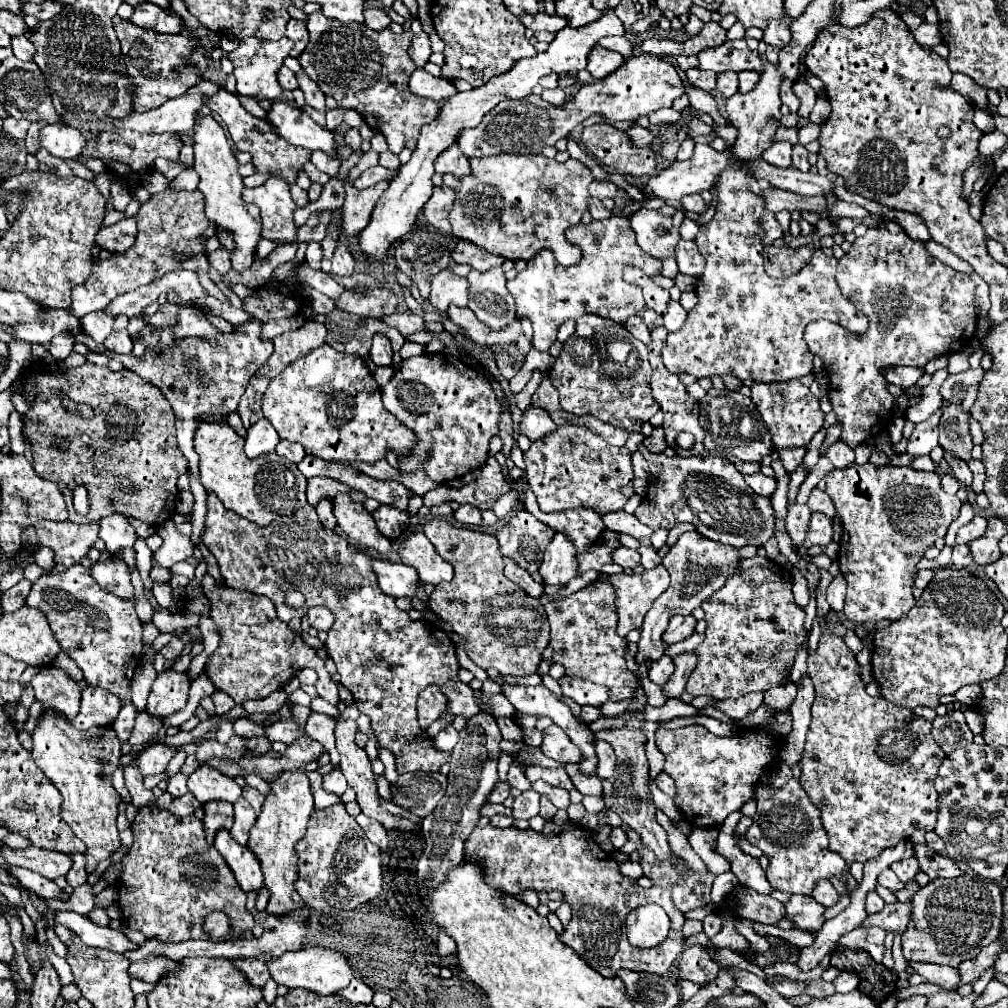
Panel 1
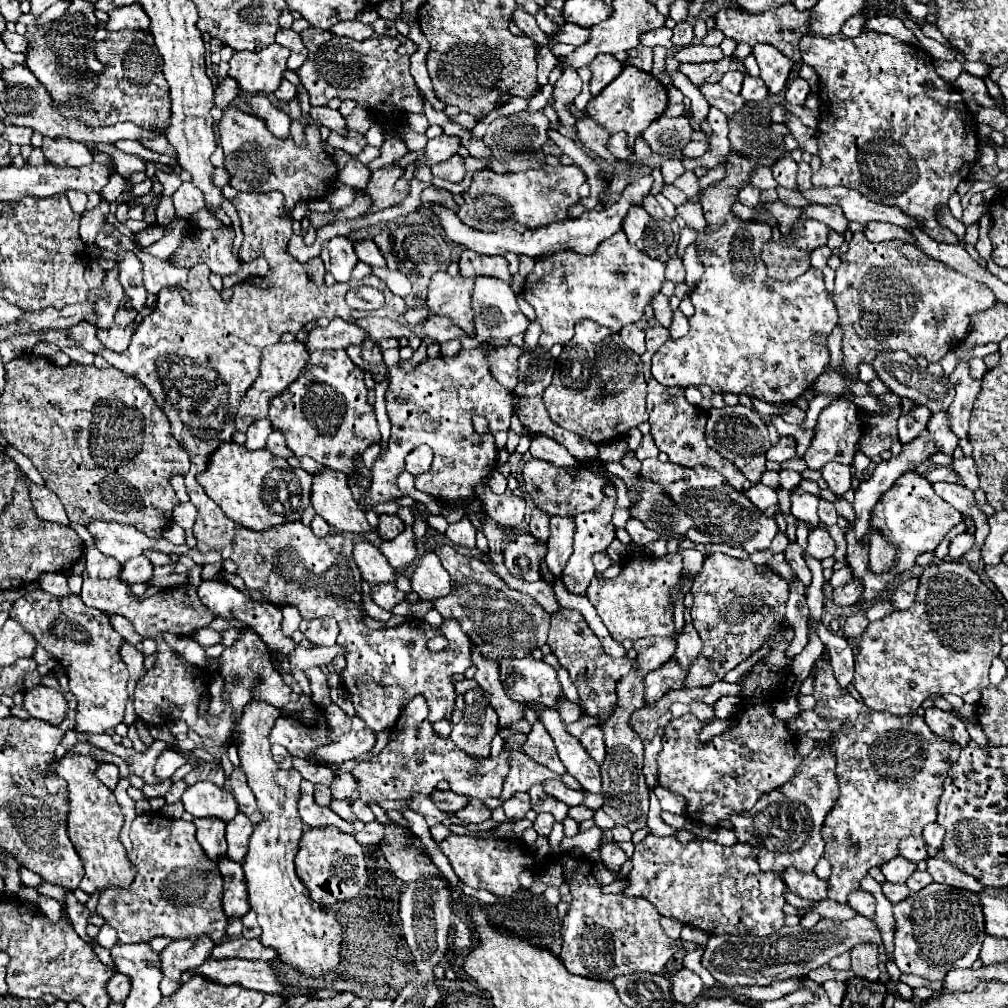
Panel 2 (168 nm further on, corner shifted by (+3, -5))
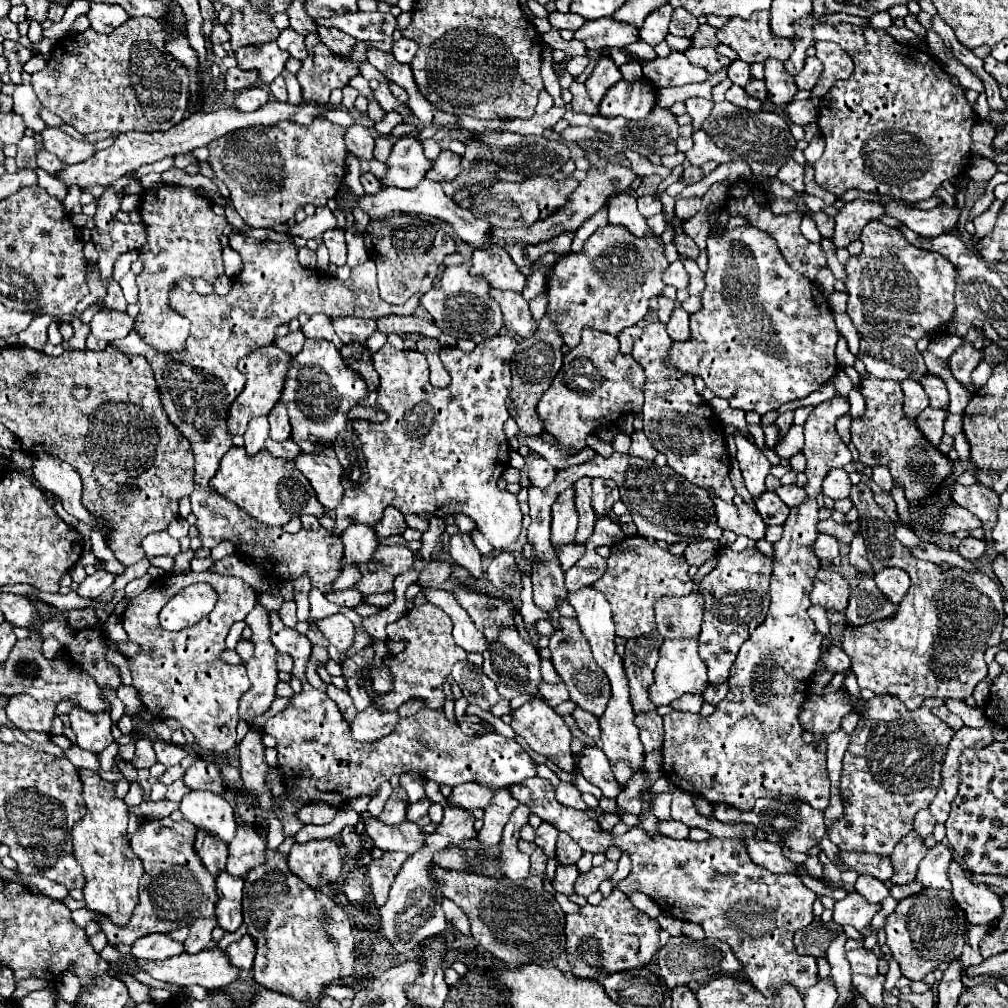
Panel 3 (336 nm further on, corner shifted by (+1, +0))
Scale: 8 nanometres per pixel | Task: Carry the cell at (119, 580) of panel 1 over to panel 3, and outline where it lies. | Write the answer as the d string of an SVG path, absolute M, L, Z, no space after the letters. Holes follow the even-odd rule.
M214 571L202 573L166 573L154 579L138 599L128 603L128 611L122 615L122 625L128 631L128 639L136 641L142 651L132 657L132 679L144 707L158 719L176 719L184 729L190 729L196 743L204 749L222 753L236 745L236 725L238 725L238 699L248 691L250 681L246 667L242 663L228 665L218 659L224 651L224 639L236 621L242 621L256 605L256 591L234 575L220 575ZM194 583L212 585L220 599L210 615L206 615L196 625L182 631L164 631L158 623L158 613L162 607L184 587Z

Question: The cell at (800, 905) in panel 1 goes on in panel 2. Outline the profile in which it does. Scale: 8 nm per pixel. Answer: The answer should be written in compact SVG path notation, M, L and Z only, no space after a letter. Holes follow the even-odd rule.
M822 900L814 906L814 910L818 910L824 918L830 918L830 920L850 920L856 916L850 904L842 904L836 900Z

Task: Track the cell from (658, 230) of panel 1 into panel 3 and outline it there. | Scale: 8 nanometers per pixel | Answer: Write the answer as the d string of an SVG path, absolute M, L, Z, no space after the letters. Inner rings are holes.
M616 193L608 199L608 223L614 225L624 225L632 235L644 237L644 235L654 235L656 241L662 243L662 237L656 235L648 223L646 217L640 215L636 207L636 197L632 193Z

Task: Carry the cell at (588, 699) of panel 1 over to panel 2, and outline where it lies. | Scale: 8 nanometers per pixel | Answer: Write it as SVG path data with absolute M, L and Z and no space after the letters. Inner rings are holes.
M502 658L500 680L506 688L506 696L514 702L538 702L554 708L562 696L562 688L556 680L556 670L544 660L524 658Z

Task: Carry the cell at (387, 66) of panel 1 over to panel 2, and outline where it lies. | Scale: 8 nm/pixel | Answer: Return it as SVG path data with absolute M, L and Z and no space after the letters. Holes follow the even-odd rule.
M308 28L302 32L302 42L308 48L308 60L298 68L298 76L304 84L304 88L310 94L310 106L326 106L330 98L354 98L360 108L374 114L374 118L398 118L402 112L422 112L422 98L416 90L416 84L410 76L410 60L408 56L400 56L396 48L400 42L392 36L372 36L362 42L350 40L350 38L336 38L328 30L320 28Z

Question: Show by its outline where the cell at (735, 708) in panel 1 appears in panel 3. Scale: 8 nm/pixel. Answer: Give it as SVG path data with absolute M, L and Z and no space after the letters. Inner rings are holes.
M682 695L680 699L676 699L676 703L670 703L674 709L678 711L690 711L690 713L700 713L704 699L702 695Z

